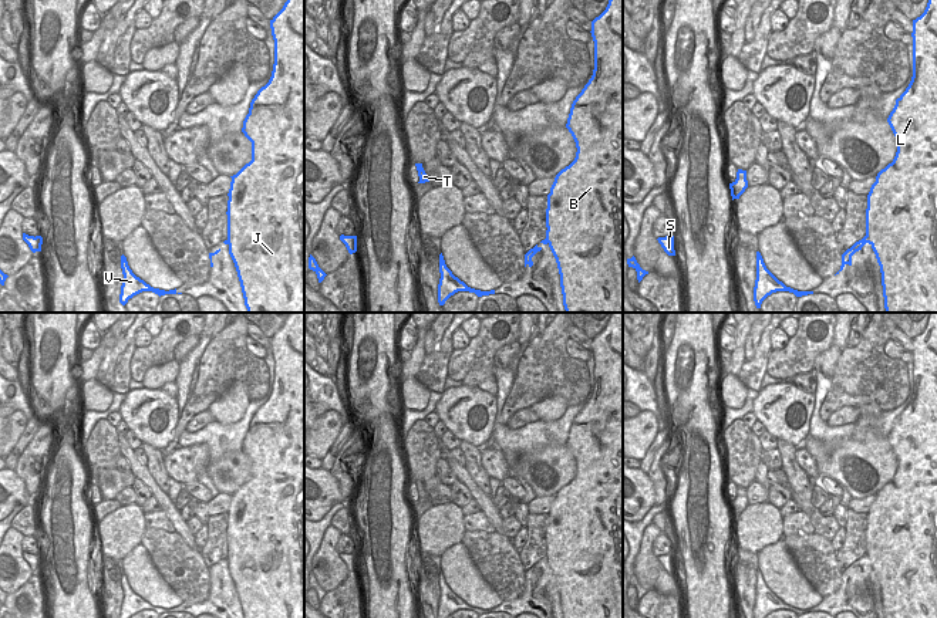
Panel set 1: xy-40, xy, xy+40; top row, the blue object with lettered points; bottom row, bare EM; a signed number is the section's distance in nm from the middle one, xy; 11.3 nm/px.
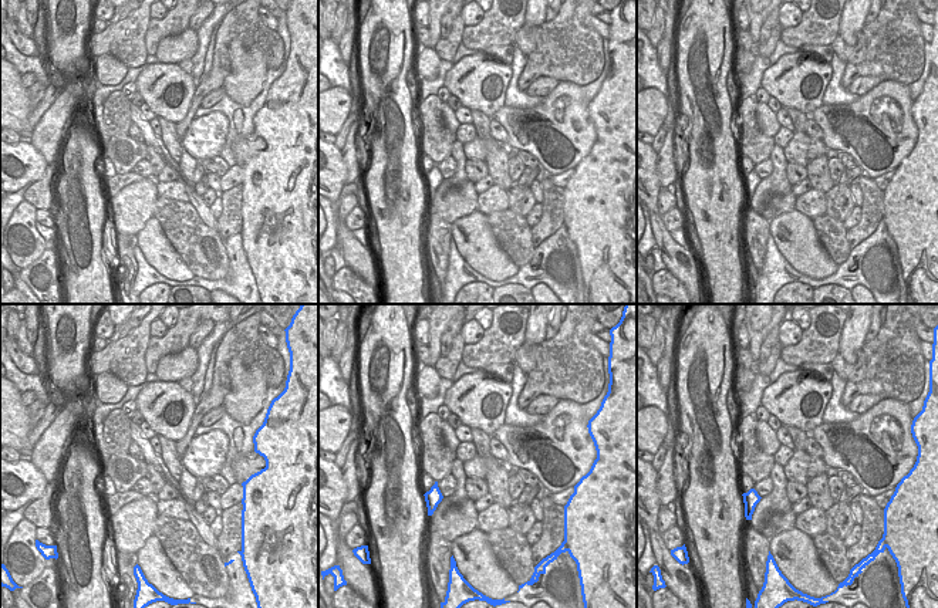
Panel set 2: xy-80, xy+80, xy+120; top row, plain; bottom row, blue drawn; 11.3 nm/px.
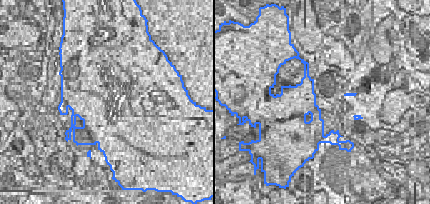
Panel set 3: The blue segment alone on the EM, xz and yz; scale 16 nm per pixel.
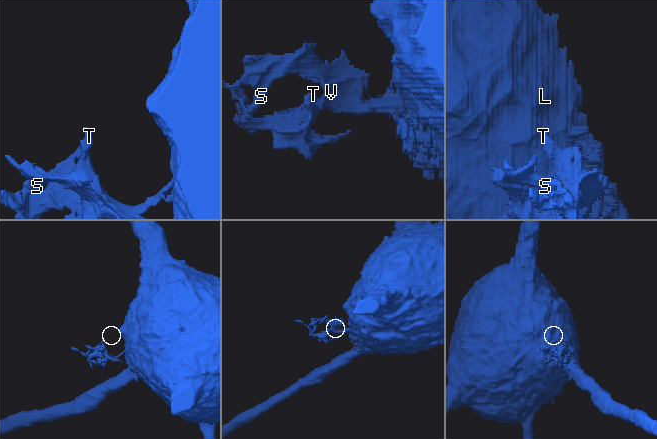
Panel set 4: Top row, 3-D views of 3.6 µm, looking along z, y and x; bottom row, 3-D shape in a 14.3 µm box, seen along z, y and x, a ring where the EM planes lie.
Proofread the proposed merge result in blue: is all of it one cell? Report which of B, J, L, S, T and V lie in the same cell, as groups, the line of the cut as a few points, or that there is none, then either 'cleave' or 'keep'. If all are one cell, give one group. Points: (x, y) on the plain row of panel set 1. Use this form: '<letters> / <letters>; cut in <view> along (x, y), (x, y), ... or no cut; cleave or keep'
B J L / S T V; cut in xy+40 along (866, 553), (872, 561); cleave

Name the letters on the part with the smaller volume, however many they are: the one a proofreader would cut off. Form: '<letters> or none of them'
S, T, V.

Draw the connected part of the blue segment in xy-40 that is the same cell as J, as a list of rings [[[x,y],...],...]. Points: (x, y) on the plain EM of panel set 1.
[[[290,313],[270,338],[270,347],[274,358],[272,395],[252,418],[242,446],[252,460],[252,479],[230,494],[229,573],[245,618],[304,618],[304,313]]]

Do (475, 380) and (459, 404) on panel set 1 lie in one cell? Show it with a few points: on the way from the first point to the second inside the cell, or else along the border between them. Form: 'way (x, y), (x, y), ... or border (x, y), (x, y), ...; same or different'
border (464, 384), (477, 387); different

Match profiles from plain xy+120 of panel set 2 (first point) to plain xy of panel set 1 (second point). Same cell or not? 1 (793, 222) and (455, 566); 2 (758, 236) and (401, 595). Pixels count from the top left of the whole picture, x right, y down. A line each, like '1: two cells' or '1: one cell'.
1: one cell
2: two cells

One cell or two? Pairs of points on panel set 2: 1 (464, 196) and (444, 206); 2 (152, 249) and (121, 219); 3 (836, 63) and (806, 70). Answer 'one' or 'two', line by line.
1: one
2: two
3: two

